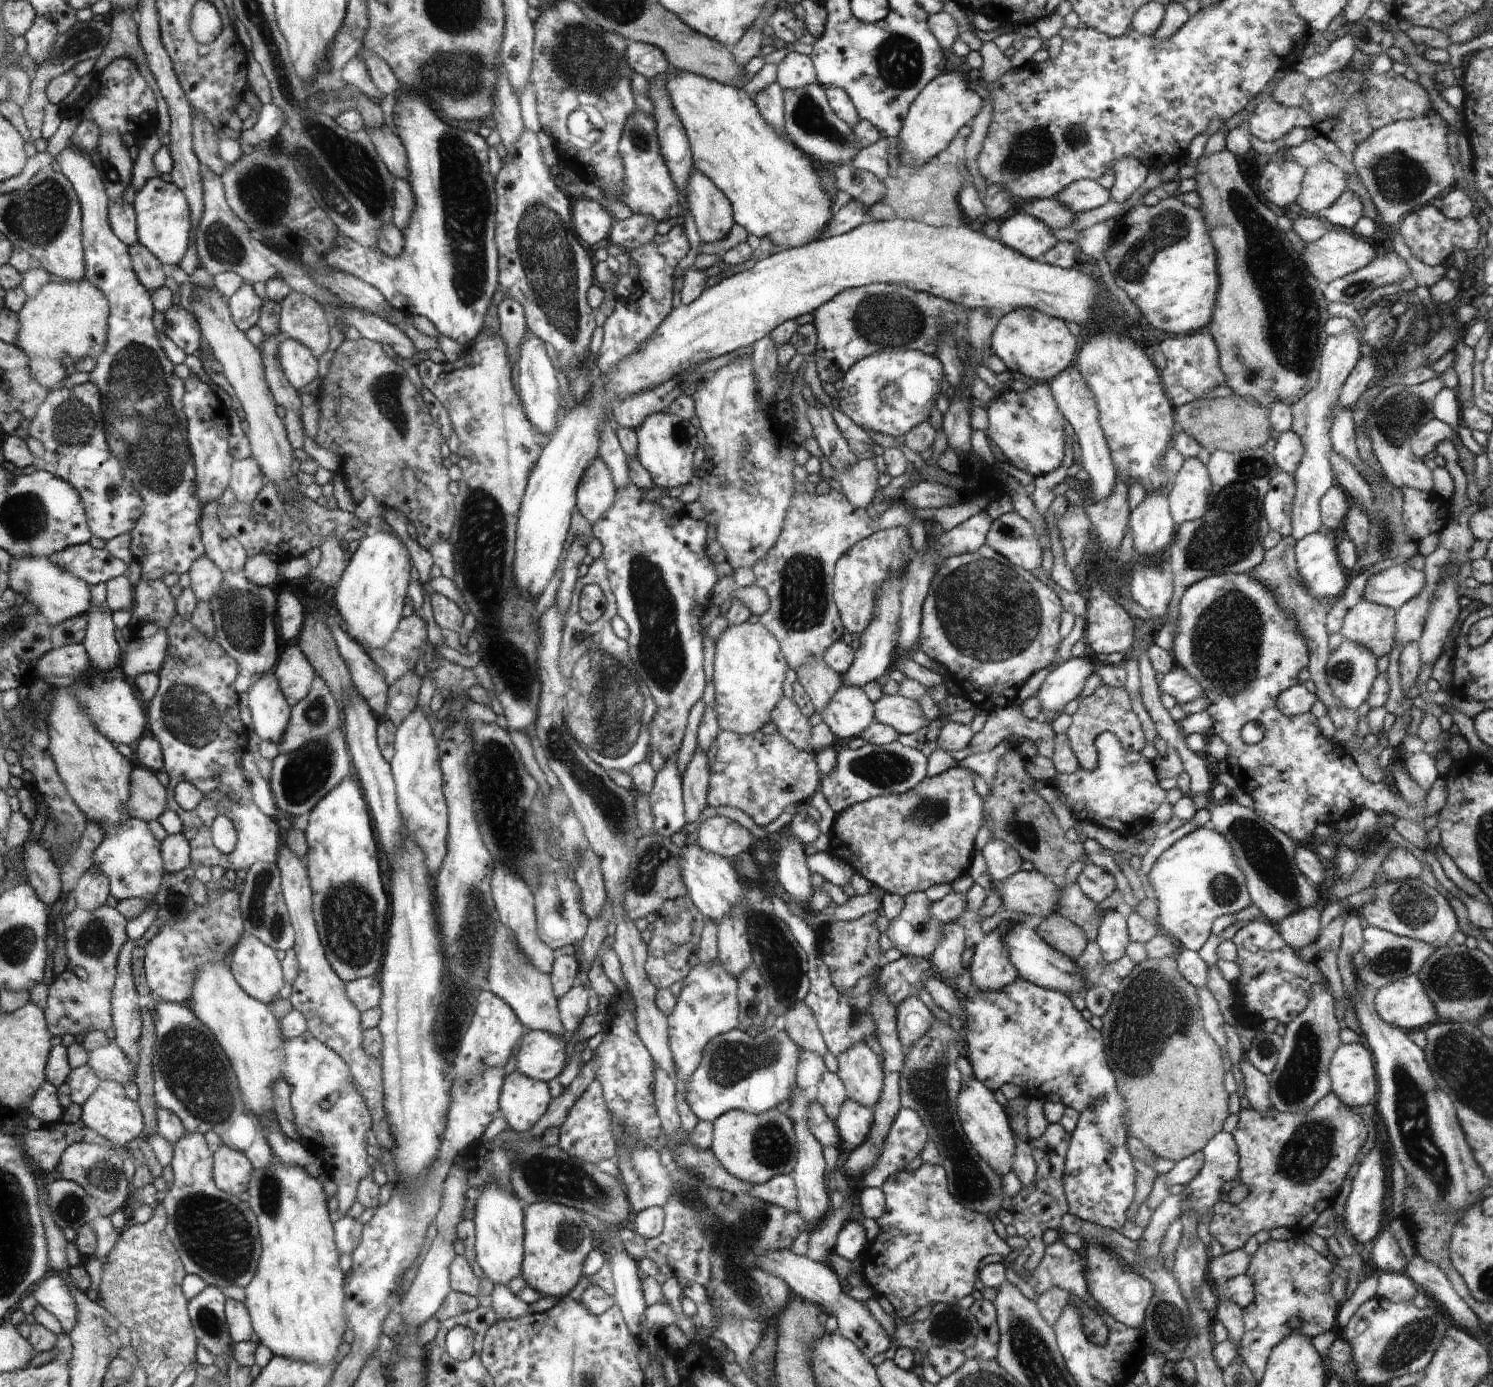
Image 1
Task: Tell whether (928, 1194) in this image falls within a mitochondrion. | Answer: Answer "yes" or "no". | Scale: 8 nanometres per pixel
yes

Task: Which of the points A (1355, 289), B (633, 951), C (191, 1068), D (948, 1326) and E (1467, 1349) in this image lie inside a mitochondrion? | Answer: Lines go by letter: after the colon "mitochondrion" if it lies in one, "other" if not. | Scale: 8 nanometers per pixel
A: mitochondrion
B: other
C: mitochondrion
D: mitochondrion
E: other

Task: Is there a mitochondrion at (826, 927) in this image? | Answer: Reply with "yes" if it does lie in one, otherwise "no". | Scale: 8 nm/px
no

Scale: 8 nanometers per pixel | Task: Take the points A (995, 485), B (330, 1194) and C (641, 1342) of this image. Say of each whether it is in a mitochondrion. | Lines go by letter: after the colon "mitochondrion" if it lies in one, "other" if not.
A: other
B: other
C: other

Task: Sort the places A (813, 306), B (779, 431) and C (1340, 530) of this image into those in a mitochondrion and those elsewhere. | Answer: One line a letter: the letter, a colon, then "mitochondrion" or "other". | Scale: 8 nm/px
A: other
B: other
C: other

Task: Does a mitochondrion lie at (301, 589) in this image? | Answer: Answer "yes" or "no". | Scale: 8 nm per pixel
no

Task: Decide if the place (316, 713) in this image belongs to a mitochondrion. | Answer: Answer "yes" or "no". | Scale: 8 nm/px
yes

